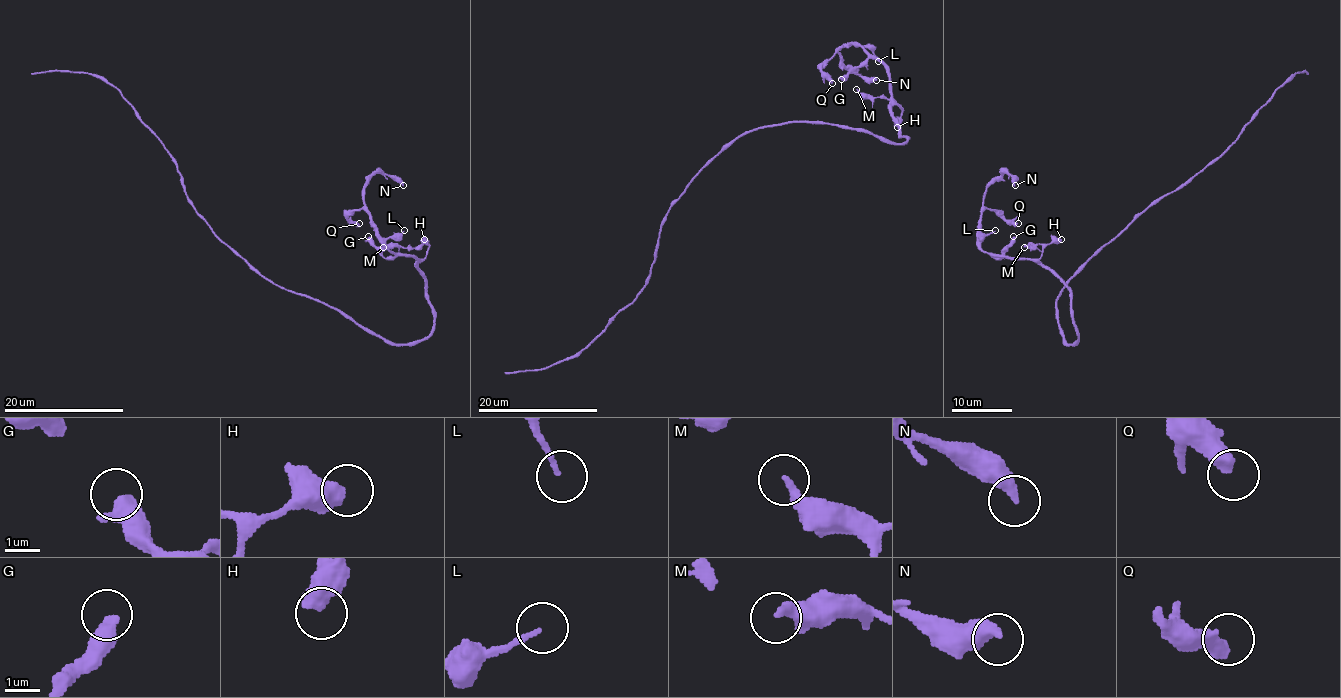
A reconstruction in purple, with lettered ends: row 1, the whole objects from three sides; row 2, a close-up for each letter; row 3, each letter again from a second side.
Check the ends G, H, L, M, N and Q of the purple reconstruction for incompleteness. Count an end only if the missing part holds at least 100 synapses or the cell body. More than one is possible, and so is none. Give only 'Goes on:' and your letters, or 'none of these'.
Goes on: none of these

